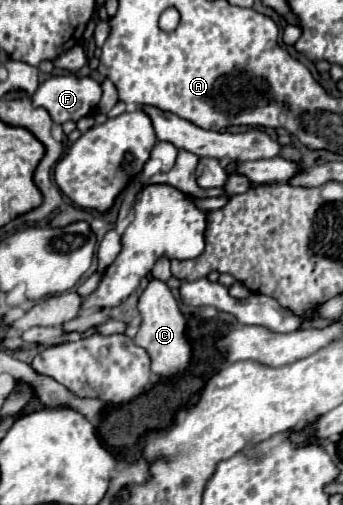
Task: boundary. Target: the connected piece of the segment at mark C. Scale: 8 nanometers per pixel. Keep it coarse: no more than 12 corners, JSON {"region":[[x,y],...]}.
{"region":[[165,282],[139,298],[133,338],[151,372],[171,376],[191,362],[185,318]]}

